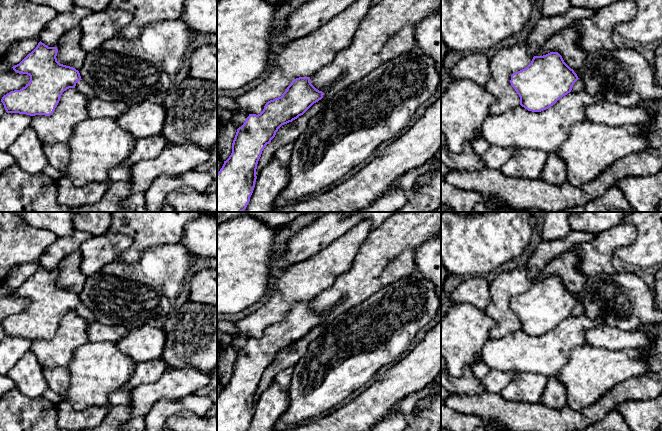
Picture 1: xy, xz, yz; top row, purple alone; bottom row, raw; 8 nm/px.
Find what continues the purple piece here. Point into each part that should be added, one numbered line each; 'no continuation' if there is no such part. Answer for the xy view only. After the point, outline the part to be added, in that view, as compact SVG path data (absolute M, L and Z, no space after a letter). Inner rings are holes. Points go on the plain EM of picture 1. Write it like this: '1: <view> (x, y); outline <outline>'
1: xy (70, 277); outline M80 250L68 254L58 265L57 285L60 288L80 294L83 290L87 276L82 273L80 265L82 253Z

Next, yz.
1: yz (564, 266); outline M566 251L545 266L535 280L558 276L571 293L579 293L583 290L587 279L587 276L577 269L579 262L579 251Z

